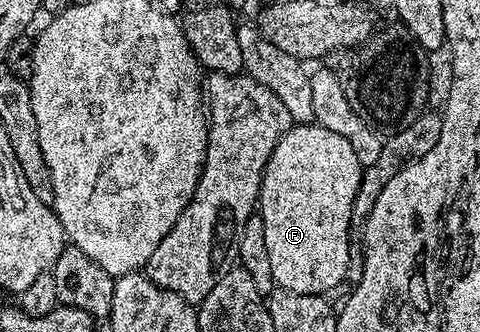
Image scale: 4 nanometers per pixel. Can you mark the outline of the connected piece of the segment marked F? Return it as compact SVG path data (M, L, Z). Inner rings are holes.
M295 124L275 144L261 181L259 216L263 220L263 244L267 246L271 276L280 289L325 296L344 280L349 270L349 225L355 222L353 205L362 169L343 136L316 124Z

